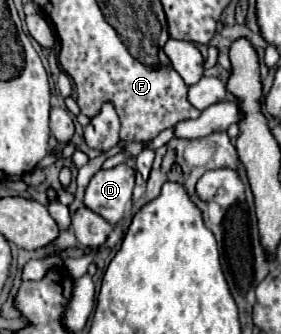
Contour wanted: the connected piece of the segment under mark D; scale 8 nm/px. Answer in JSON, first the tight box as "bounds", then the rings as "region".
{"bounds":[85,164,135,226],"region":[[[125,164],[99,170],[85,188],[85,206],[115,226],[123,218],[125,206],[131,202],[133,186],[135,170]]]}

